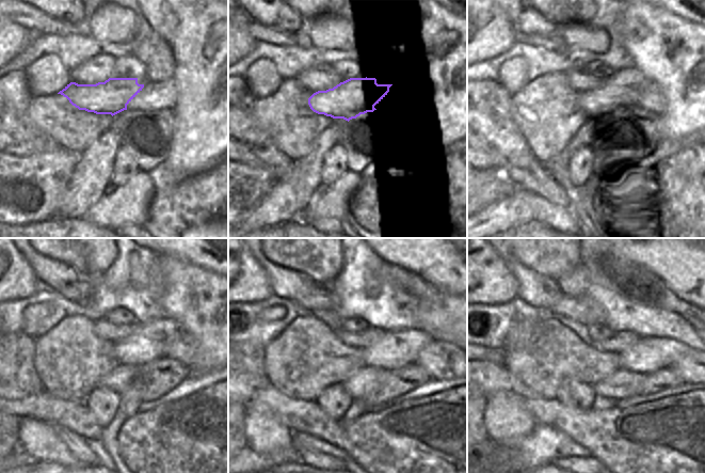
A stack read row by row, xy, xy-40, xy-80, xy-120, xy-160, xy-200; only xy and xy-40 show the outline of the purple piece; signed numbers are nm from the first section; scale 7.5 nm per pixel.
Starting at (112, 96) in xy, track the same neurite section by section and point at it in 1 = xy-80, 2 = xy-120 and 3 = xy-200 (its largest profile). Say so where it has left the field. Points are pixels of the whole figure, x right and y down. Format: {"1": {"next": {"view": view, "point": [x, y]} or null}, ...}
{"1": {"next": {"view": "xy-80", "point": [608, 101]}}, "2": {"next": {"view": "xy-120", "point": [144, 345]}}, "3": {"next": {"view": "xy-200", "point": [649, 353]}}}

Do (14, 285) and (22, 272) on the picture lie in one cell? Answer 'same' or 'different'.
different

